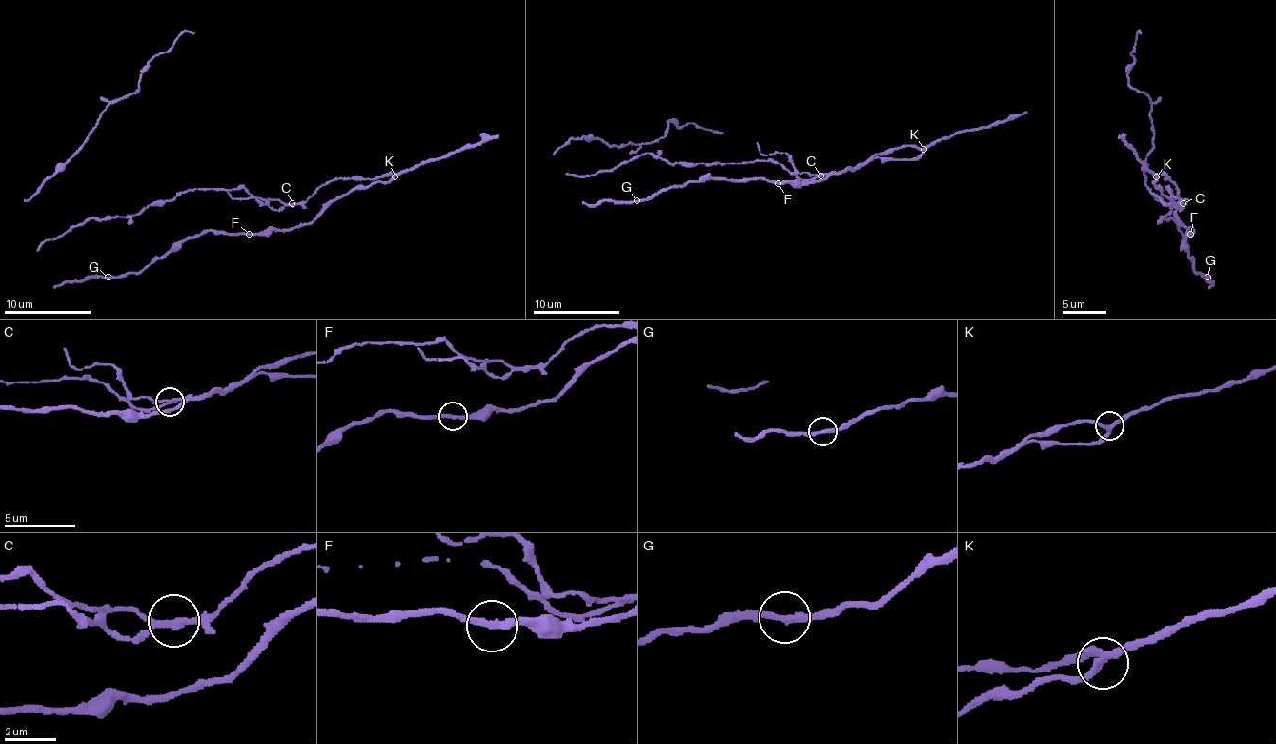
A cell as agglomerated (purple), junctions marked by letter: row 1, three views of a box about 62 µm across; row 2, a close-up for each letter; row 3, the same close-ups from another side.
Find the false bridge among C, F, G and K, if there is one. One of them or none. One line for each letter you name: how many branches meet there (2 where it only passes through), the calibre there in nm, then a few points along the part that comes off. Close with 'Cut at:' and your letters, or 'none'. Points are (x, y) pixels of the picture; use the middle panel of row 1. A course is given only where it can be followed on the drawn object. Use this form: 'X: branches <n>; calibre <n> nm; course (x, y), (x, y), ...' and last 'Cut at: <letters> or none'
C: branches 3; calibre 200 nm
Cut at: C

